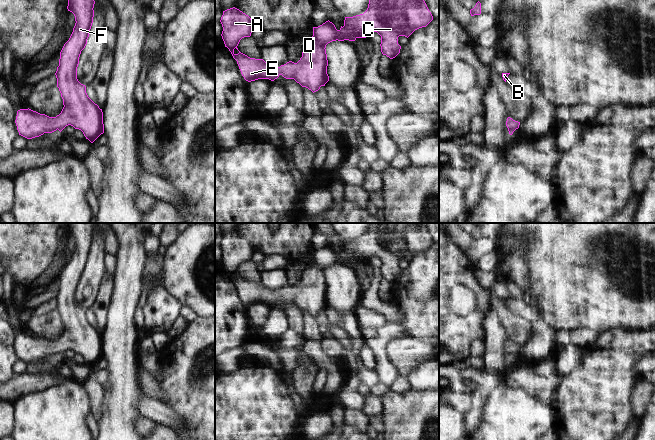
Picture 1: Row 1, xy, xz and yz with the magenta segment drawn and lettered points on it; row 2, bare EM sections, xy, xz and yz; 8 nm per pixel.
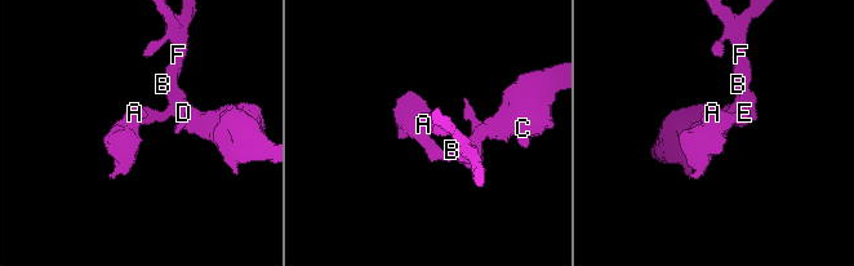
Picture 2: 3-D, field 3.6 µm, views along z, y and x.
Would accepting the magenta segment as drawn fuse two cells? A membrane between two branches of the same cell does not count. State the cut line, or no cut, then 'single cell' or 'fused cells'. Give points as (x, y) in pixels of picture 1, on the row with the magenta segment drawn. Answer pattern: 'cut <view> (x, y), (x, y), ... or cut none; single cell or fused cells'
cut none; single cell

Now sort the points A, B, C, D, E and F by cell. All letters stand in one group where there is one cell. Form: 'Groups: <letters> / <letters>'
Groups: A B C D E F

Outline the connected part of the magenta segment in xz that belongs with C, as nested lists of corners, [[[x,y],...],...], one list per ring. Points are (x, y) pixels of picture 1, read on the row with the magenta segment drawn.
[[[369,0],[367,10],[360,15],[345,17],[344,26],[339,30],[329,20],[313,27],[313,36],[303,48],[300,60],[297,63],[289,61],[280,67],[272,66],[263,59],[250,58],[238,50],[240,40],[250,37],[255,29],[248,15],[233,7],[223,11],[220,22],[225,47],[237,61],[246,81],[274,81],[282,75],[286,79],[294,79],[314,93],[329,81],[325,49],[328,43],[336,40],[355,41],[377,32],[381,36],[382,54],[393,59],[401,49],[398,37],[408,38],[432,20],[433,16],[424,0]]]

